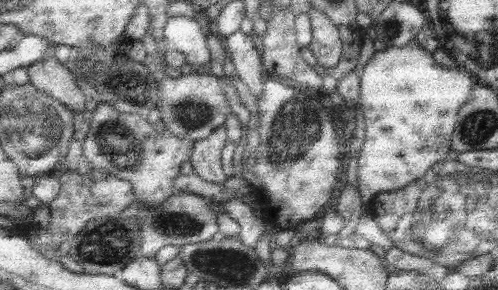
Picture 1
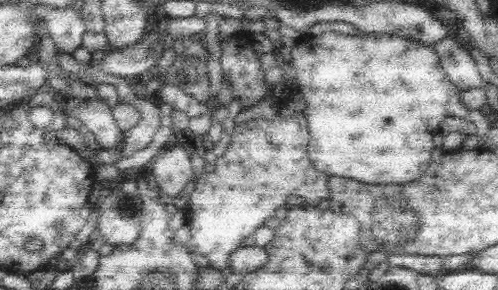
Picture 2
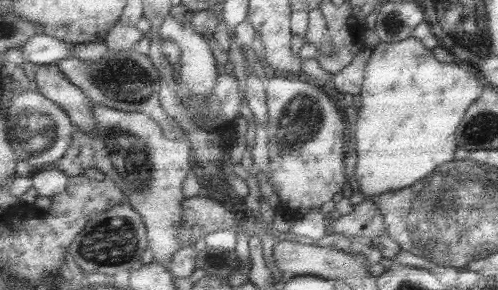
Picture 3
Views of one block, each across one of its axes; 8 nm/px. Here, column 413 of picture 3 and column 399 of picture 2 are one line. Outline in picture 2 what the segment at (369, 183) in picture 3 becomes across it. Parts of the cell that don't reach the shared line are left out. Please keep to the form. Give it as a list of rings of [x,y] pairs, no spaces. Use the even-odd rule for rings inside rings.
[[[326,32],[320,36],[302,36],[296,46],[292,46],[290,52],[290,68],[294,68],[294,92],[300,92],[304,98],[304,118],[310,130],[310,142],[308,142],[308,160],[312,162],[312,166],[326,174],[326,176],[338,176],[338,178],[348,178],[348,180],[358,180],[364,184],[406,184],[406,182],[414,182],[416,178],[424,176],[424,172],[428,170],[430,156],[434,152],[434,136],[440,132],[440,122],[446,116],[458,116],[458,118],[466,118],[468,110],[462,106],[460,102],[460,90],[448,80],[446,72],[442,70],[442,64],[436,56],[436,52],[428,46],[428,44],[414,44],[402,38],[396,38],[392,34],[374,34],[374,32],[362,32],[362,34],[338,34],[338,32]]]

